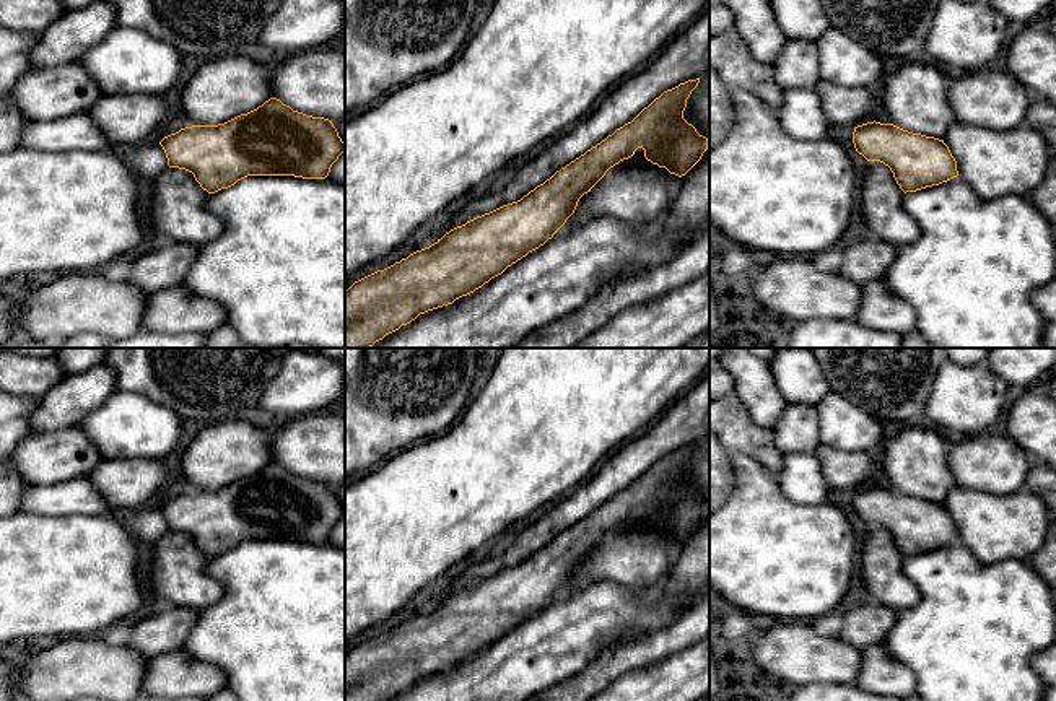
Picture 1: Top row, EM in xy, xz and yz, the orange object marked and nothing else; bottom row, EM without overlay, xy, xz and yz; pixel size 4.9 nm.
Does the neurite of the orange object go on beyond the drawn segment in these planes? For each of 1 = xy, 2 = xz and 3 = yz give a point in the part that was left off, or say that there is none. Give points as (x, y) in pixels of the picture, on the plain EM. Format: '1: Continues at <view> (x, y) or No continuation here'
1: No continuation here
2: No continuation here
3: No continuation here

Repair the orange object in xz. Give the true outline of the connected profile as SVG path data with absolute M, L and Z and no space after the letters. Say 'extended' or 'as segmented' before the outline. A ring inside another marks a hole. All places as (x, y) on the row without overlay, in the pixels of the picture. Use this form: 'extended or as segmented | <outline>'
as segmented | M700 442L688 444L679 451L664 455L648 472L644 472L631 486L617 493L605 504L587 514L584 519L556 535L543 548L537 550L521 564L503 569L490 577L477 581L462 590L446 597L430 612L410 618L407 623L394 629L377 634L358 646L345 655L345 701L386 701L402 690L410 688L420 678L452 668L456 664L473 657L491 642L501 639L508 631L526 621L529 616L543 610L574 577L579 563L605 540L605 537L623 524L635 519L638 512L644 514L644 522L659 532L665 532L670 538L685 540L708 514L708 503L700 499L696 493L683 483L687 464L698 451Z

